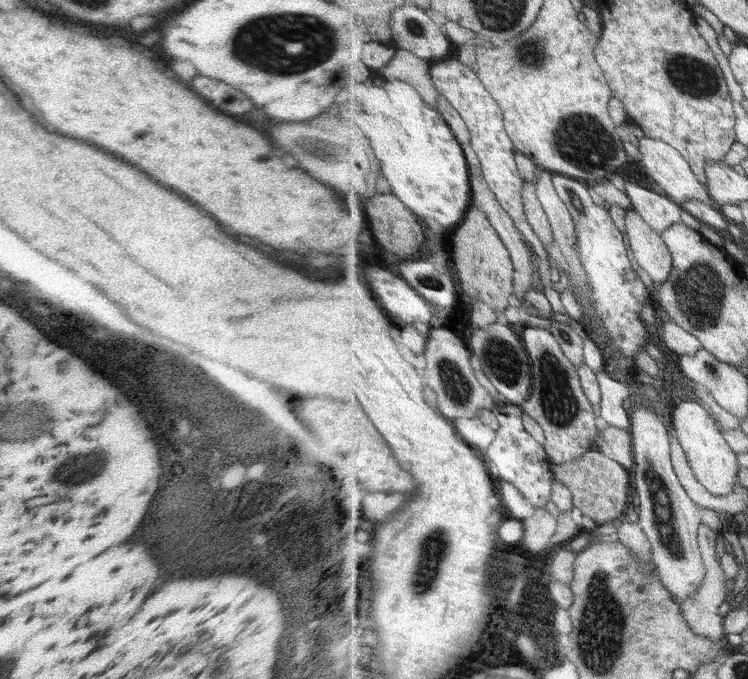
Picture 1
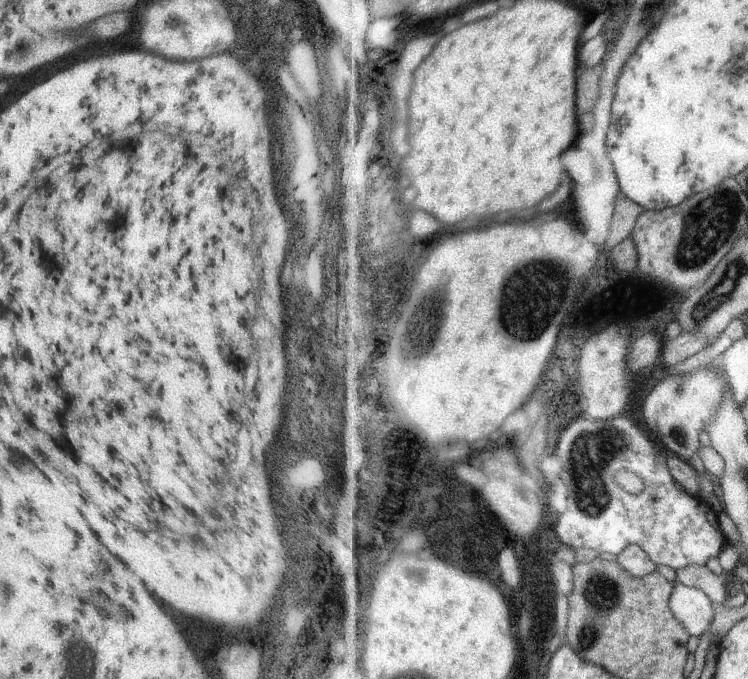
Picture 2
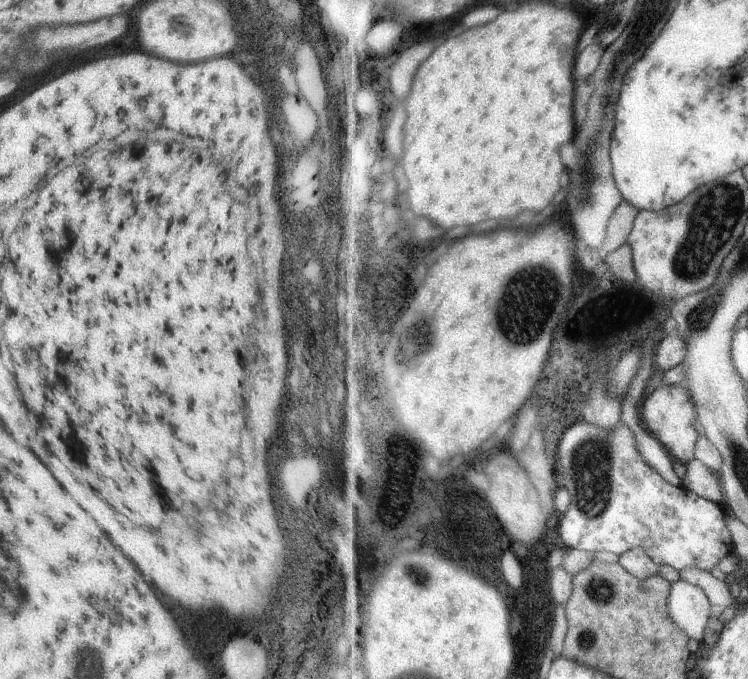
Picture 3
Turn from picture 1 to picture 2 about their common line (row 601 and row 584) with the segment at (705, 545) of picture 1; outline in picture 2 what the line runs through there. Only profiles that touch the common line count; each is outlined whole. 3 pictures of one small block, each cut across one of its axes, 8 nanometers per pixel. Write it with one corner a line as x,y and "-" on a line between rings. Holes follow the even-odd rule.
689,564
675,571
677,582
703,590
713,602
723,604
729,598
727,584
721,580
719,575
711,572
706,565

